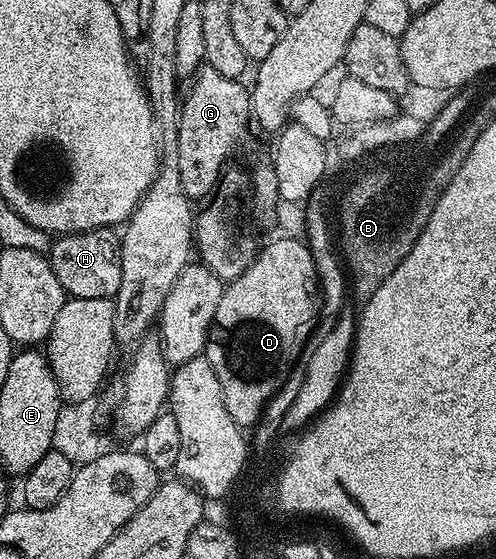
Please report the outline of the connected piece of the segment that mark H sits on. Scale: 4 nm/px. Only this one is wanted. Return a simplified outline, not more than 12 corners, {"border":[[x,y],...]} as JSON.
{"border":[[95,228],[51,241],[69,297],[115,297],[120,238]]}

